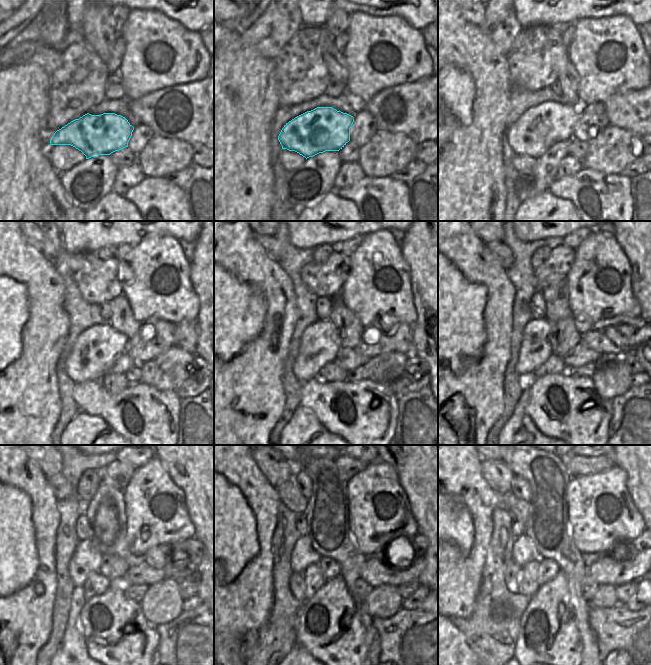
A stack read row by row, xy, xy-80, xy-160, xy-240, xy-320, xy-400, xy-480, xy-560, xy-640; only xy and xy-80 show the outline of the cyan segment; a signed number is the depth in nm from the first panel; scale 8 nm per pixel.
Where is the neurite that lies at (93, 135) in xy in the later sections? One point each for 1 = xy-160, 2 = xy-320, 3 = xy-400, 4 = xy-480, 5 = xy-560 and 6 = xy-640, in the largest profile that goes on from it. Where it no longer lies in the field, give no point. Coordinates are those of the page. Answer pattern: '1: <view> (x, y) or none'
1: xy-160 (539, 128)
2: xy-320 (320, 342)
3: xy-400 (535, 349)
4: xy-480 (86, 558)
5: xy-560 (303, 555)
6: xy-640 (523, 551)

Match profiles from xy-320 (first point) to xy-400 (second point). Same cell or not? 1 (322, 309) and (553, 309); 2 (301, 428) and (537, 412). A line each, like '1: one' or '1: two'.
1: two
2: two

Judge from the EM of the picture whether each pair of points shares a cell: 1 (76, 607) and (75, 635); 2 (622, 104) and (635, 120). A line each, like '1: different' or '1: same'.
1: same
2: same

